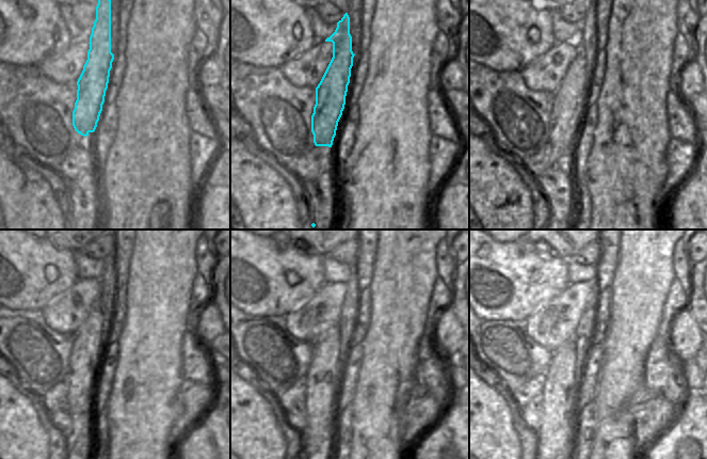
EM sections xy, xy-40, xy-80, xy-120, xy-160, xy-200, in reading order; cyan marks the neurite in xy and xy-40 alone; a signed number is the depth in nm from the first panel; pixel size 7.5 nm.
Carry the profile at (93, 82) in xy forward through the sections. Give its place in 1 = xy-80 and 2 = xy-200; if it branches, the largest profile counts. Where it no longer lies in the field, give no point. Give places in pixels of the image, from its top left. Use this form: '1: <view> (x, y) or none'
1: xy-80 (568, 106)
2: xy-200 (552, 446)

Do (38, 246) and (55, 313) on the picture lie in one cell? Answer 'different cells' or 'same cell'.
different cells

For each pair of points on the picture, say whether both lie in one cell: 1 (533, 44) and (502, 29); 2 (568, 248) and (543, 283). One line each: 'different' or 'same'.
1: same
2: different

